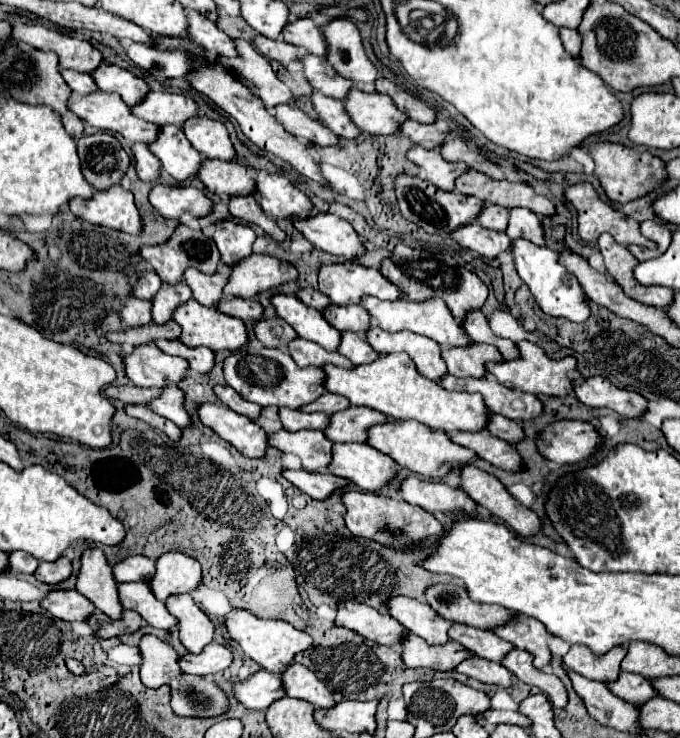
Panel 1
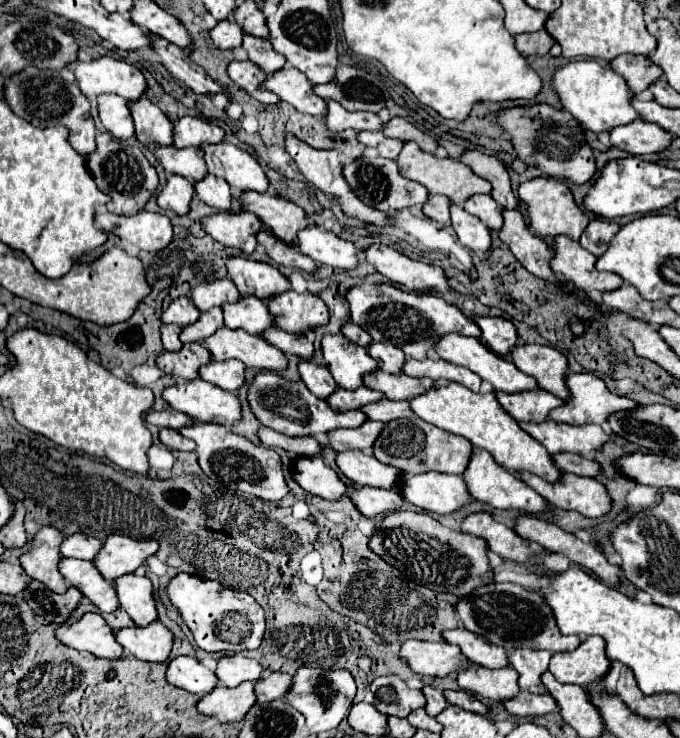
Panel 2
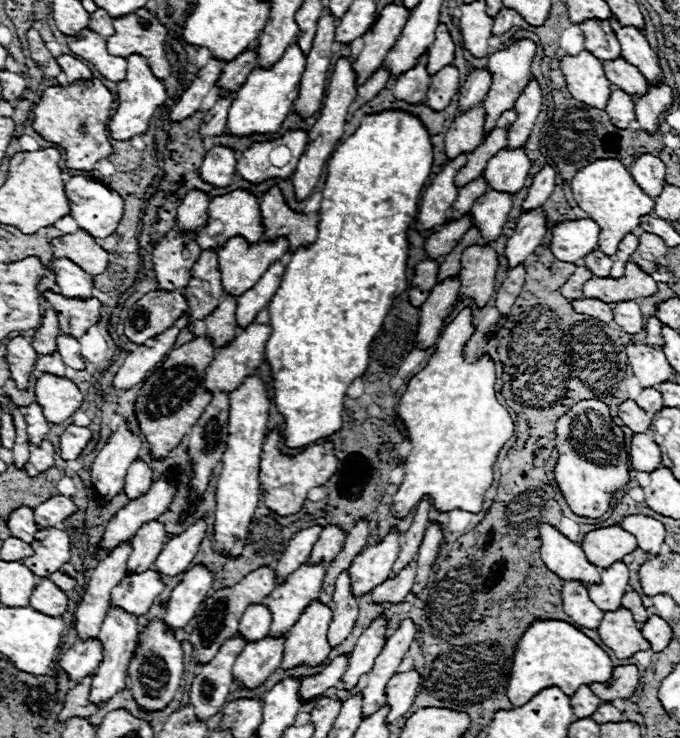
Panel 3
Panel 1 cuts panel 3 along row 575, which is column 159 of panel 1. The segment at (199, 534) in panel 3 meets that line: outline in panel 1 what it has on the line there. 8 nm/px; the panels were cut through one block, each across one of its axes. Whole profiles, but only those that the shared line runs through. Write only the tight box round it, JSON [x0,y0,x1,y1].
[132,144,162,182]

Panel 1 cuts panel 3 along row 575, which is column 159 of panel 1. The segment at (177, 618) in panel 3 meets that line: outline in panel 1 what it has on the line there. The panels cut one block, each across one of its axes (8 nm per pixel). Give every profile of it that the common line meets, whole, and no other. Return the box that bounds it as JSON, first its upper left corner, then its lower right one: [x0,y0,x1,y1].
[150,184,214,220]

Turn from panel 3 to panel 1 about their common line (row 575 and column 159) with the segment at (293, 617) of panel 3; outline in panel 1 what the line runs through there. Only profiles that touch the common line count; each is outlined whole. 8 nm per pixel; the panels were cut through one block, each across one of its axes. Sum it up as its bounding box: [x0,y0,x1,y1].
[152,282,192,324]

